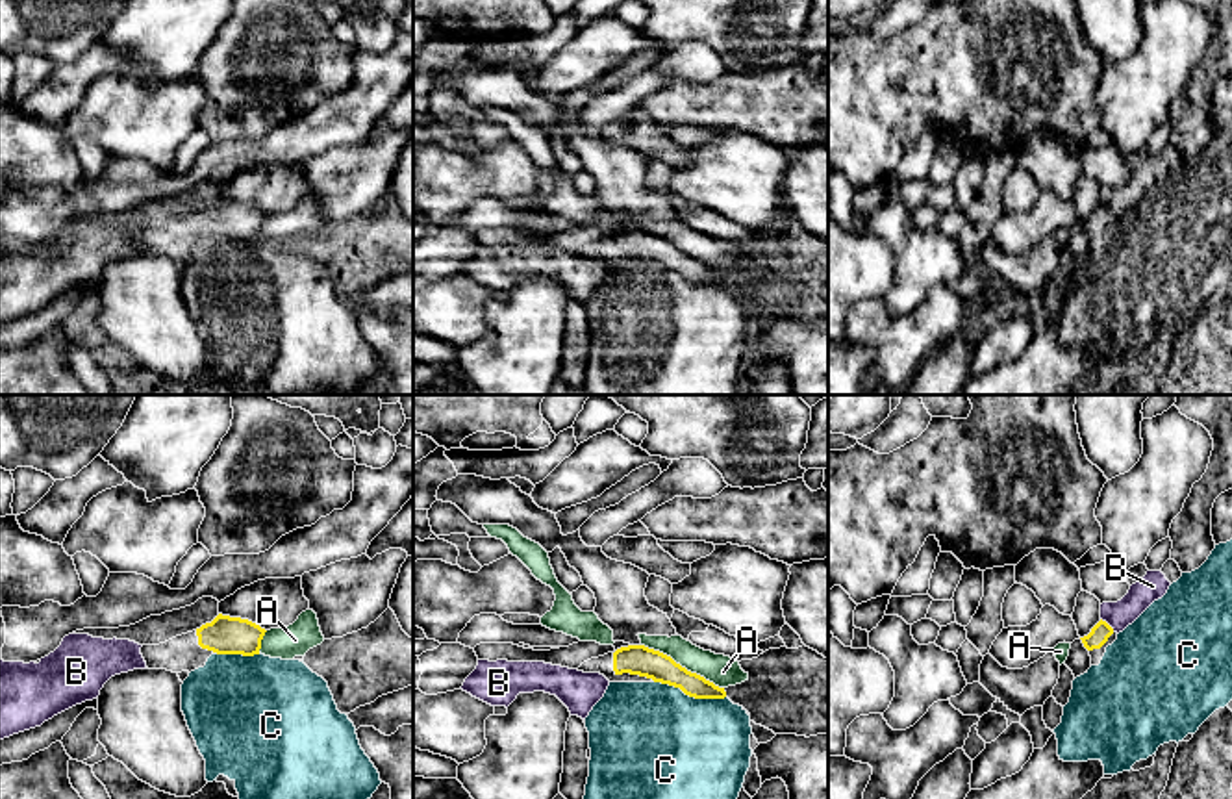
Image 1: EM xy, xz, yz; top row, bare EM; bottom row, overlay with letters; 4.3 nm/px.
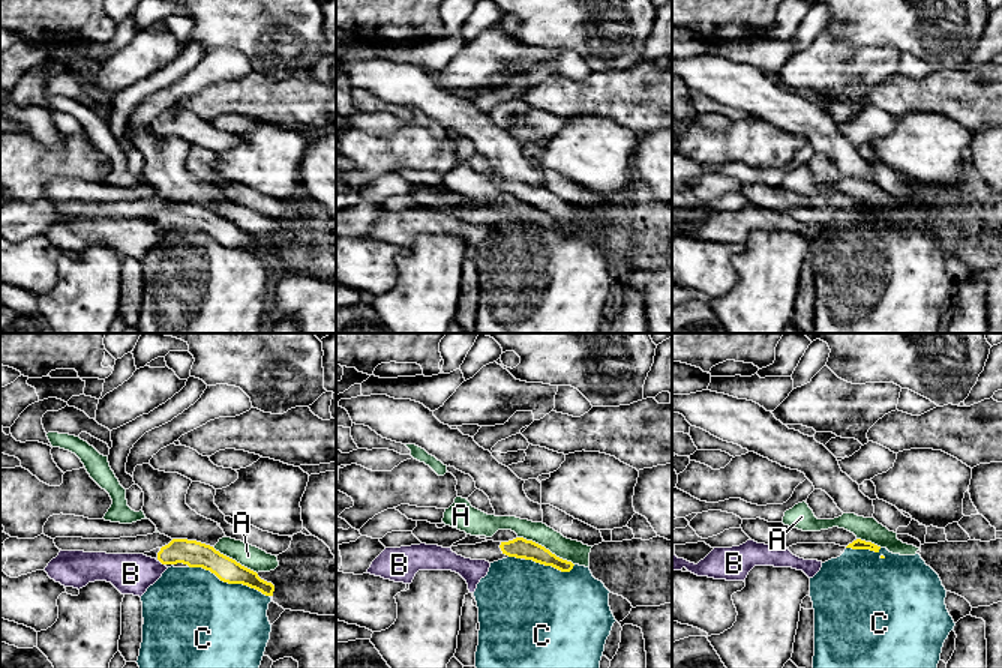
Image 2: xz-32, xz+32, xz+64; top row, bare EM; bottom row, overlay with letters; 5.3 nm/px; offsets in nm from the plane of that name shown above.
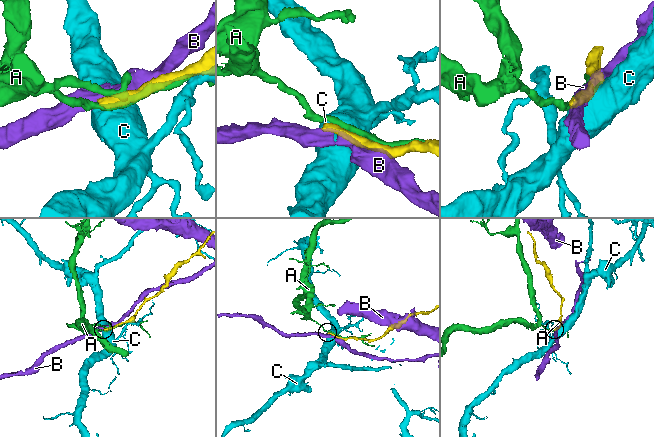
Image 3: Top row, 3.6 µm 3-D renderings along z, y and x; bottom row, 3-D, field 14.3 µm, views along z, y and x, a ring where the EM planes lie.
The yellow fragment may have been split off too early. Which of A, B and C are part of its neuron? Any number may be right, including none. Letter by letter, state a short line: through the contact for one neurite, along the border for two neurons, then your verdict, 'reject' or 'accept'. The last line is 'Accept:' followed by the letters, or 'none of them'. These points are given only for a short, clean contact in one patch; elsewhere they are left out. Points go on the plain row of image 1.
A: reject
B: reject
C: reject
Accept: none of them

